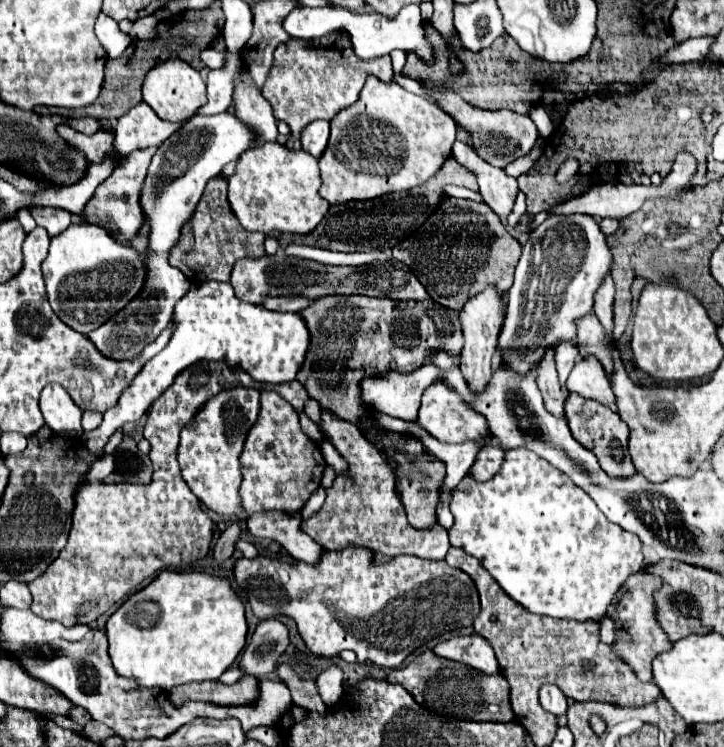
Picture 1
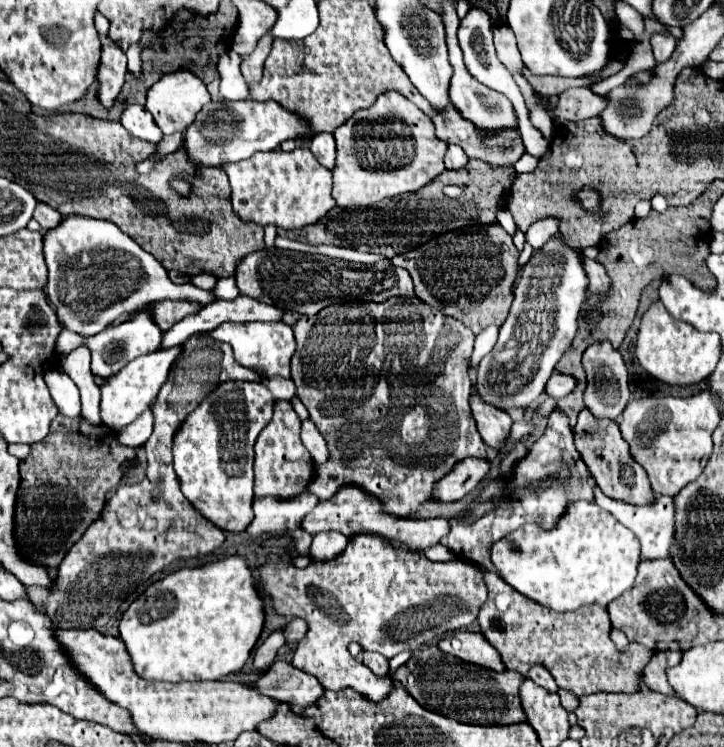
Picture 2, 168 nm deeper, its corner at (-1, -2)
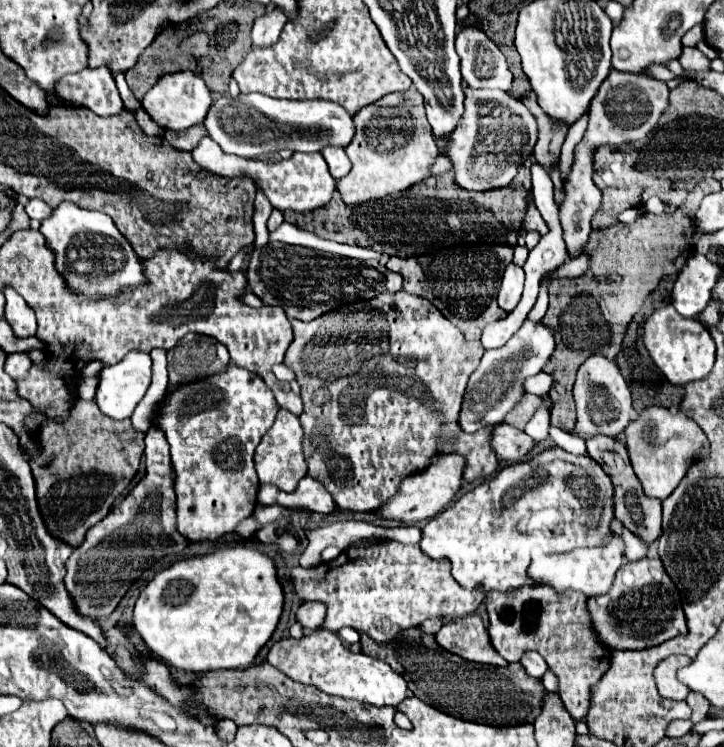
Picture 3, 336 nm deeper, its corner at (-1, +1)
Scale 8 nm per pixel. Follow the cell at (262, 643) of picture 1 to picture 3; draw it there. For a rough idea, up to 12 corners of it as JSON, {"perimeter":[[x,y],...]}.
{"perimeter":[[304,602],[296,622],[314,632],[324,622],[322,602]]}

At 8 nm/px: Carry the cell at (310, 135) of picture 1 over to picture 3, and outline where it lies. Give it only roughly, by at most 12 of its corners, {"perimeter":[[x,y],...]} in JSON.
{"perimeter":[[326,146],[320,154],[336,180],[350,172],[344,148]]}

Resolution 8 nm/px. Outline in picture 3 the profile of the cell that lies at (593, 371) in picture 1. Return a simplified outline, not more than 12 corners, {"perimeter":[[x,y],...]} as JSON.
{"perimeter":[[546,372],[526,378],[526,392],[542,396],[554,388],[554,378]]}

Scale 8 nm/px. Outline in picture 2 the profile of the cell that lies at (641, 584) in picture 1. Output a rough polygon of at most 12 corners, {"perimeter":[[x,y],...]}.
{"perimeter":[[678,651],[654,653],[644,683],[662,695],[676,695],[666,669],[680,663]]}

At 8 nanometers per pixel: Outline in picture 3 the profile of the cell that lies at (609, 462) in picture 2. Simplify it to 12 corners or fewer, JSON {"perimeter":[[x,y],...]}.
{"perimeter":[[612,436],[586,440],[614,484],[614,514],[652,544],[662,506],[648,498],[626,446]]}

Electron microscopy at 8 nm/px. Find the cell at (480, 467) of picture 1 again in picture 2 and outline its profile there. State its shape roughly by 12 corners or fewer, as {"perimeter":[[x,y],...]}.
{"perimeter":[[486,459],[458,461],[434,487],[440,503],[464,499],[482,483]]}

